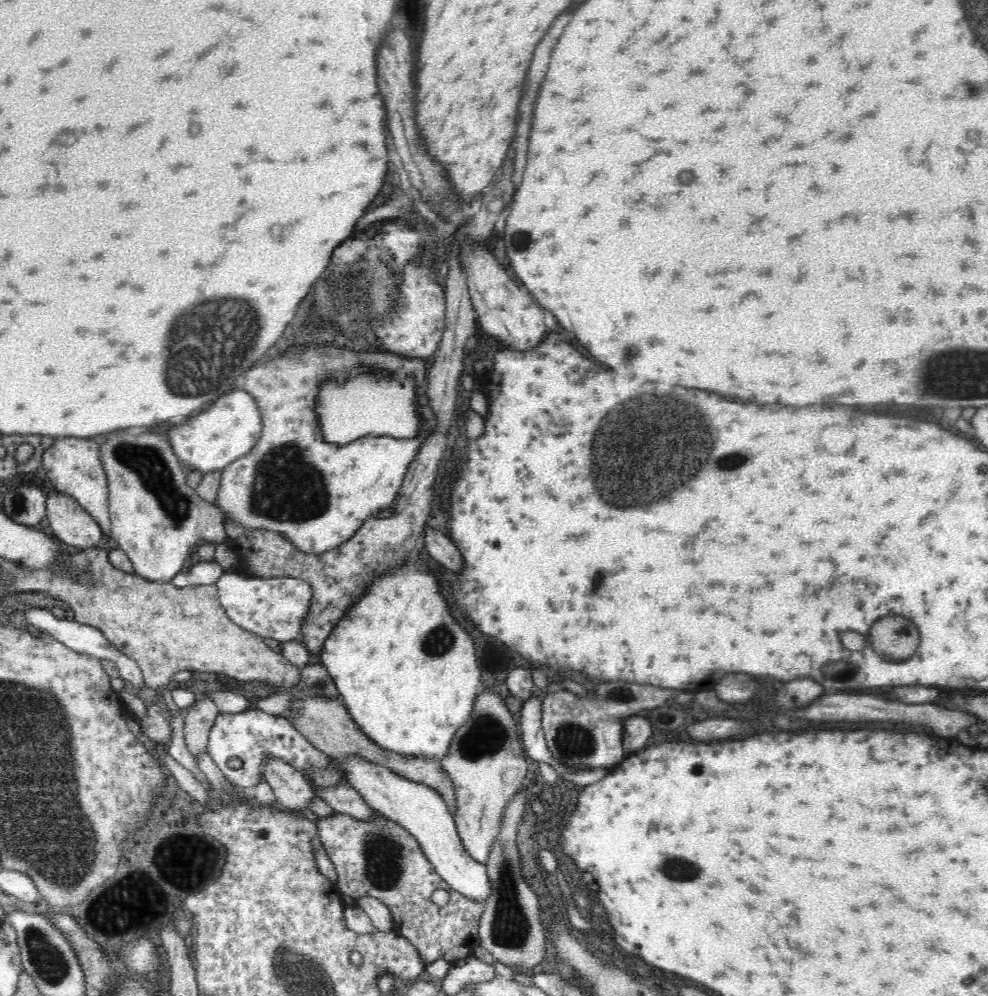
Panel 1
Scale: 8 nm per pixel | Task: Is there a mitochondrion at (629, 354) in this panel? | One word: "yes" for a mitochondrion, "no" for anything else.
no

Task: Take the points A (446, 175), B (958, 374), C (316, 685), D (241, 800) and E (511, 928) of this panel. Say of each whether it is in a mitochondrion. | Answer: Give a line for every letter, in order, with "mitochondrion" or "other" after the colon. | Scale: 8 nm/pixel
A: other
B: mitochondrion
C: mitochondrion
D: other
E: mitochondrion

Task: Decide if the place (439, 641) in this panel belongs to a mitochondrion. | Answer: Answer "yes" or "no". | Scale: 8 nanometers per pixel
yes

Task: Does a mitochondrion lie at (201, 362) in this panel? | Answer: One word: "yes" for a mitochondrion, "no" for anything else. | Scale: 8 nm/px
yes

